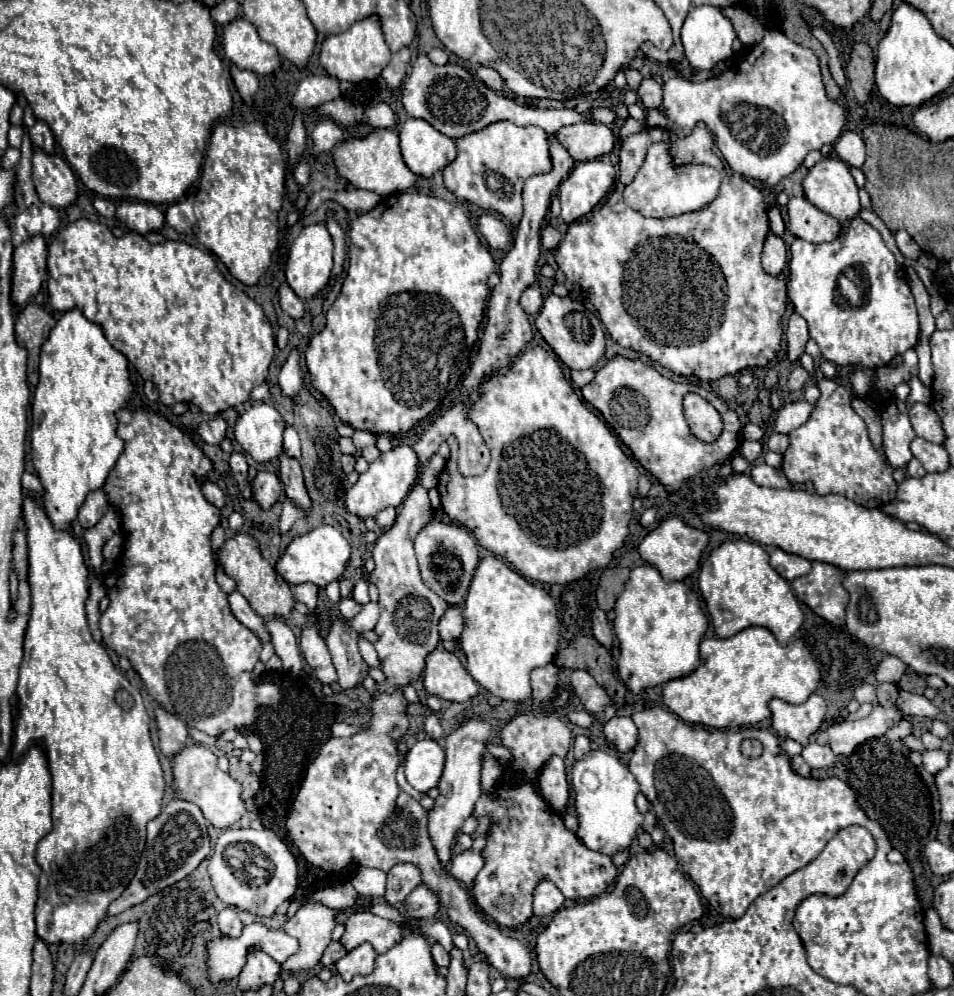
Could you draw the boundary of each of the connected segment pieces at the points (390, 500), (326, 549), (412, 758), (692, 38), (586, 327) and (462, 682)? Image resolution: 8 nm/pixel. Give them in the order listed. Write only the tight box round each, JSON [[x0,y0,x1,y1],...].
[[344,446,418,518],[276,526,350,588],[406,740,444,792],[682,6,736,70],[534,294,606,370],[422,648,478,702]]

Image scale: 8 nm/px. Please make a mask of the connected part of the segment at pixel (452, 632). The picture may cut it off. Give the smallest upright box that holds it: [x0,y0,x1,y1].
[438,606,464,640]

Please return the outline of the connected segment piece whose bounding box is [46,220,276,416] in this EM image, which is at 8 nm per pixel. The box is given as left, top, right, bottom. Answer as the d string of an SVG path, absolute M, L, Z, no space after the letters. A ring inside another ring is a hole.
M76 220L74 224L68 224L68 226L60 228L54 234L54 238L48 246L48 262L46 264L48 264L48 302L50 302L52 310L54 312L68 312L68 310L78 308L92 324L98 324L102 328L104 336L108 338L108 342L130 360L130 364L138 370L138 374L156 384L158 394L160 394L160 402L164 402L166 406L174 406L174 402L196 404L204 414L214 416L218 412L224 412L228 408L234 408L238 404L248 402L250 400L250 390L266 380L268 366L272 362L274 348L276 348L272 326L270 326L268 318L264 316L264 310L252 298L248 298L242 290L238 290L234 284L230 284L220 274L212 254L208 254L208 252L204 252L196 246L190 246L182 240L166 240L166 242L160 242L160 244L150 244L140 234L126 234L122 238L116 238L100 222Z

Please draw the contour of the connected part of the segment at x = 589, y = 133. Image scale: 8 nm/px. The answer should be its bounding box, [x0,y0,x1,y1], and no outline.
[554,122,616,162]

